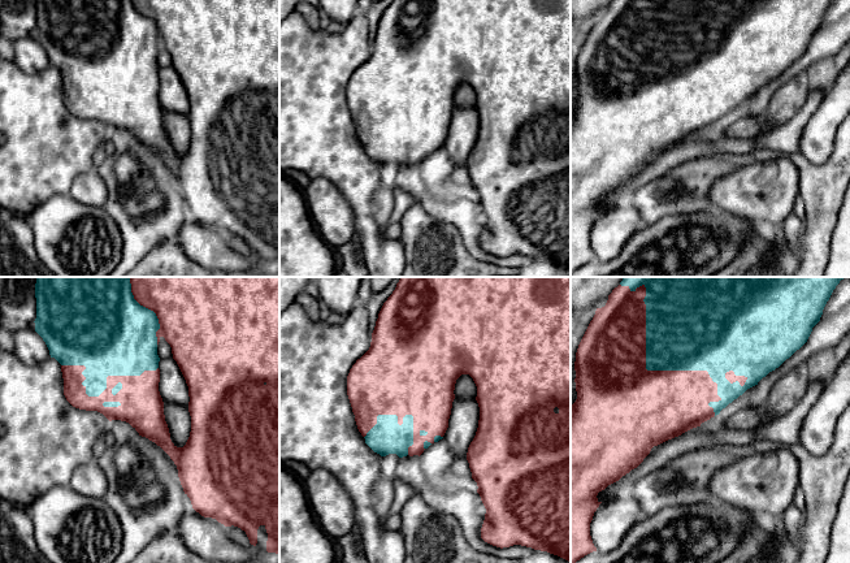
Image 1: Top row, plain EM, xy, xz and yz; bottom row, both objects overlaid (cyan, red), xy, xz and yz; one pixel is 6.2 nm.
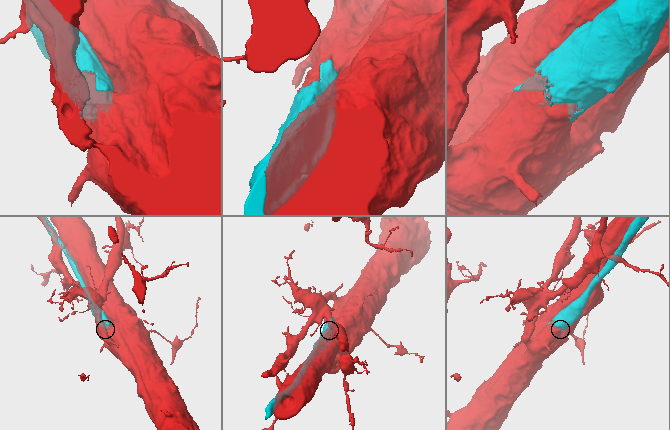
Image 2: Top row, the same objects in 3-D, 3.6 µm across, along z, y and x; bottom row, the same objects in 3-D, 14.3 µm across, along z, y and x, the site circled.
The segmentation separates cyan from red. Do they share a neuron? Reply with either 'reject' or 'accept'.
accept

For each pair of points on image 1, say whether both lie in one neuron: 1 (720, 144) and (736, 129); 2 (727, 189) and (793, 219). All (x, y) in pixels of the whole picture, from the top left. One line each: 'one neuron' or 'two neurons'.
1: two neurons
2: two neurons

